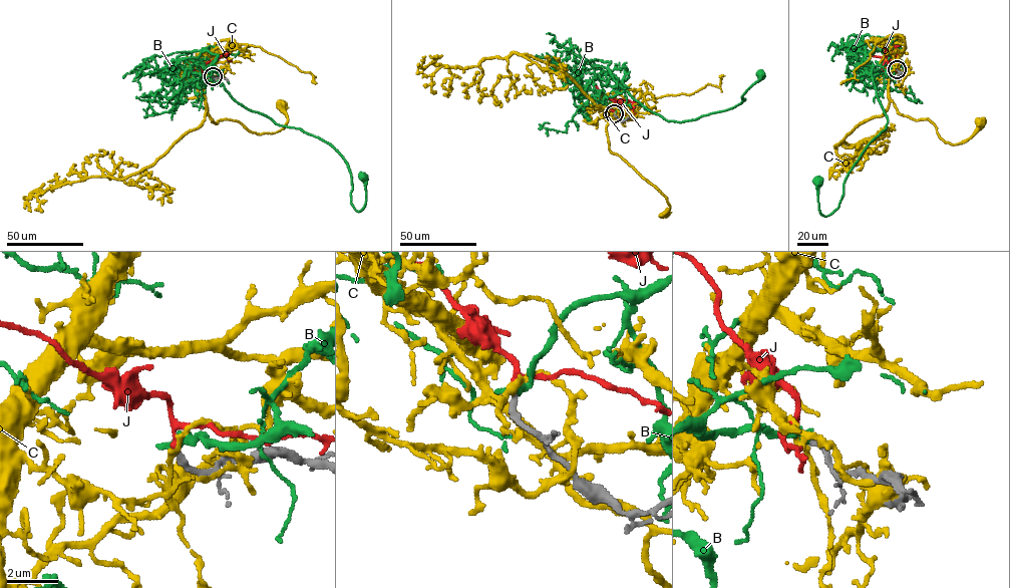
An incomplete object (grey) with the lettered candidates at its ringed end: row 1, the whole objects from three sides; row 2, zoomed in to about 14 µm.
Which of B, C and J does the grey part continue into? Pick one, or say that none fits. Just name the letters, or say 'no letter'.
no letter

